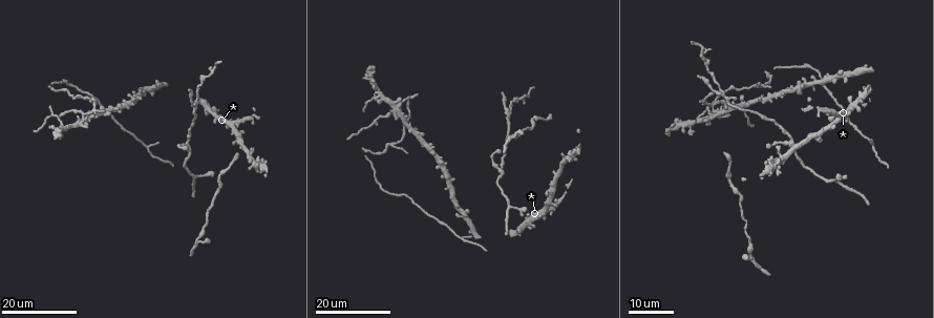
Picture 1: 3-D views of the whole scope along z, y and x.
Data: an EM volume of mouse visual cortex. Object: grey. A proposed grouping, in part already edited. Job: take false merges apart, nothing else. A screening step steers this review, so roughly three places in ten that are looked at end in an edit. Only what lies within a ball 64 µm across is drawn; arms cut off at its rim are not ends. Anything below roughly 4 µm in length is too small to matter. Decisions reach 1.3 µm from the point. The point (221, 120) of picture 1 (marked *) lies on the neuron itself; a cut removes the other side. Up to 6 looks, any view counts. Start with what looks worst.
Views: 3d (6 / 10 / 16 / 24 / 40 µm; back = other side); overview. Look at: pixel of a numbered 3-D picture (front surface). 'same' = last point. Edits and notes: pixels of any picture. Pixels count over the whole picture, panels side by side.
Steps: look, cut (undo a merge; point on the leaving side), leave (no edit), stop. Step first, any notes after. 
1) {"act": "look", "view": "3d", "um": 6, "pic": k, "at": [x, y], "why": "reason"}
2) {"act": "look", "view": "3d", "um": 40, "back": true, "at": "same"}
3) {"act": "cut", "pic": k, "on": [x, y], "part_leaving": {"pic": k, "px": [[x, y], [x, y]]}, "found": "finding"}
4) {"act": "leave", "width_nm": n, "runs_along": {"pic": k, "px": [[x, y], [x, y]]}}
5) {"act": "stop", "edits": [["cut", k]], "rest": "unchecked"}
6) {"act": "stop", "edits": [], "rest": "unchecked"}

{"act": "look", "view": "3d", "um": 24, "pic": 1, "at": [505, 111], "why": "two arms in line, one across"}

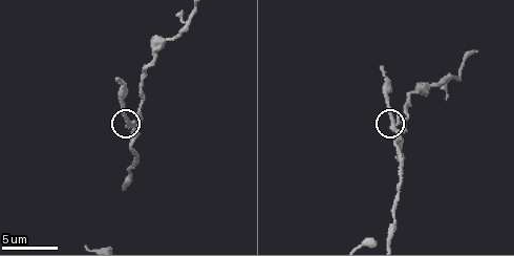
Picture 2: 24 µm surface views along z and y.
{"act": "look", "view": "3d", "um": 6, "pic": 2, "at": [394, 125]}

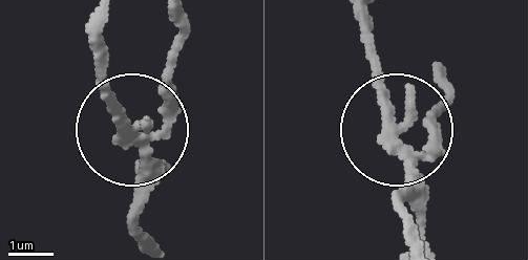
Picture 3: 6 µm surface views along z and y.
{"act": "leave", "arms": 3, "runs_along": {"pic": 3, "px": [[420, 235], [367, 20]]}, "found": "one neuron here"}

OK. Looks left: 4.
{"act": "look", "view": "3d", "um": 24, "pic": 1, "at": [376, 92], "why": "arms part here"}

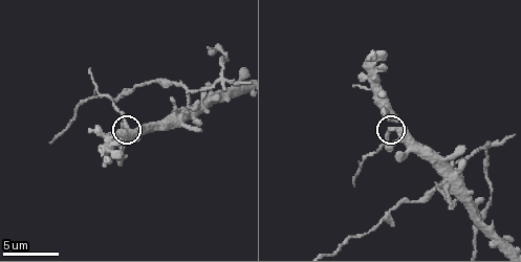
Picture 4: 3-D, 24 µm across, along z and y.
{"act": "look", "view": "3d", "um": 10, "pic": 4, "at": [392, 128], "why": "zoom in"}

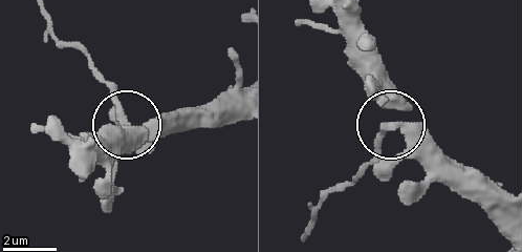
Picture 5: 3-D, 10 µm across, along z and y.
{"act": "cut", "pic": 5, "on": [113, 96], "part_leaving": {"pic": 5, "px": [[392, 128], [327, 195], [304, 236]]}, "found": "a second neuron is stuck on"}

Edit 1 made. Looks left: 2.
{"act": "stop", "edits": [["cut", 5]], "rest": "unchecked"}

